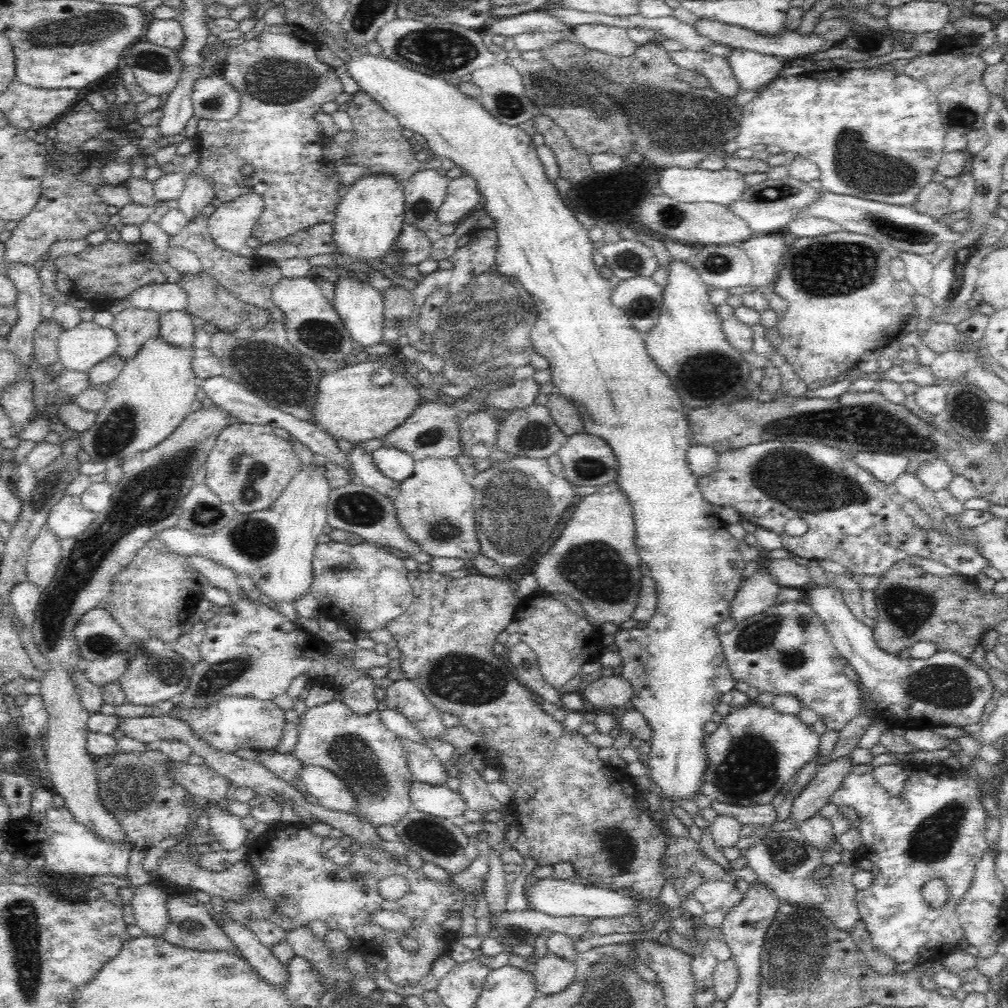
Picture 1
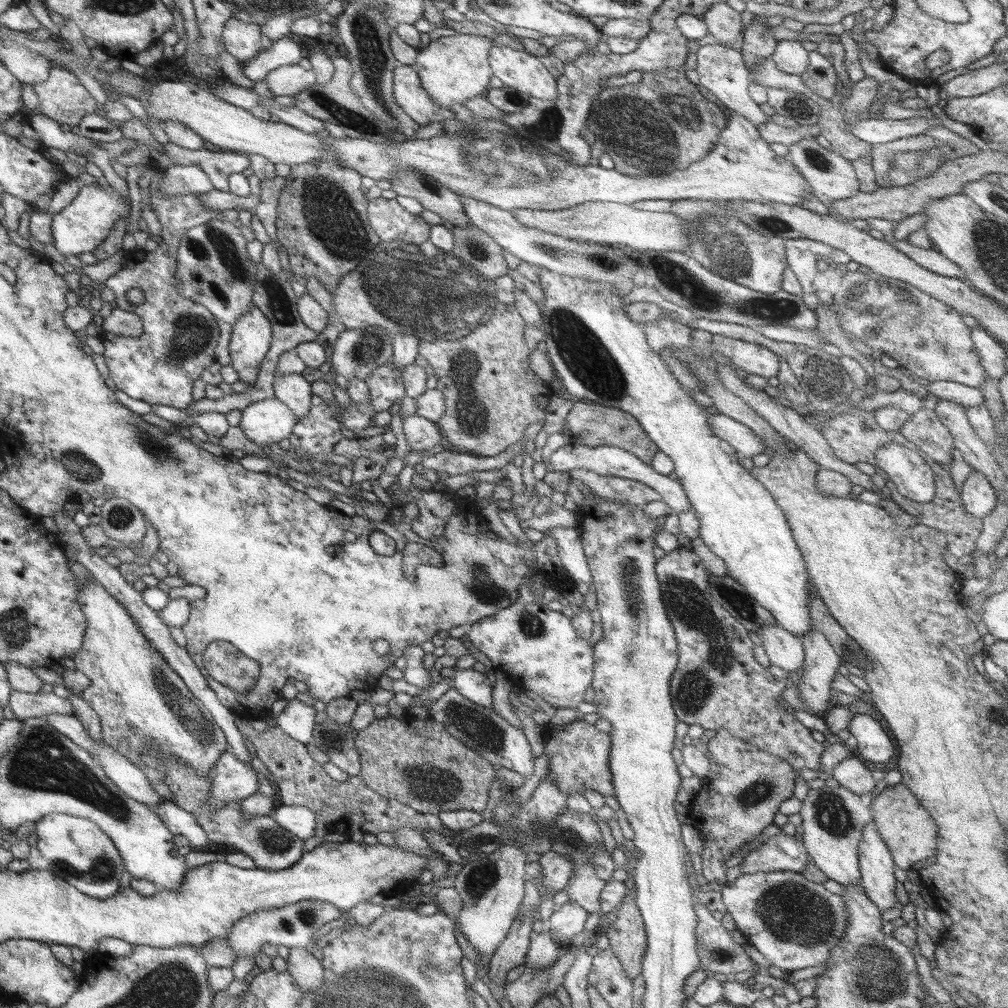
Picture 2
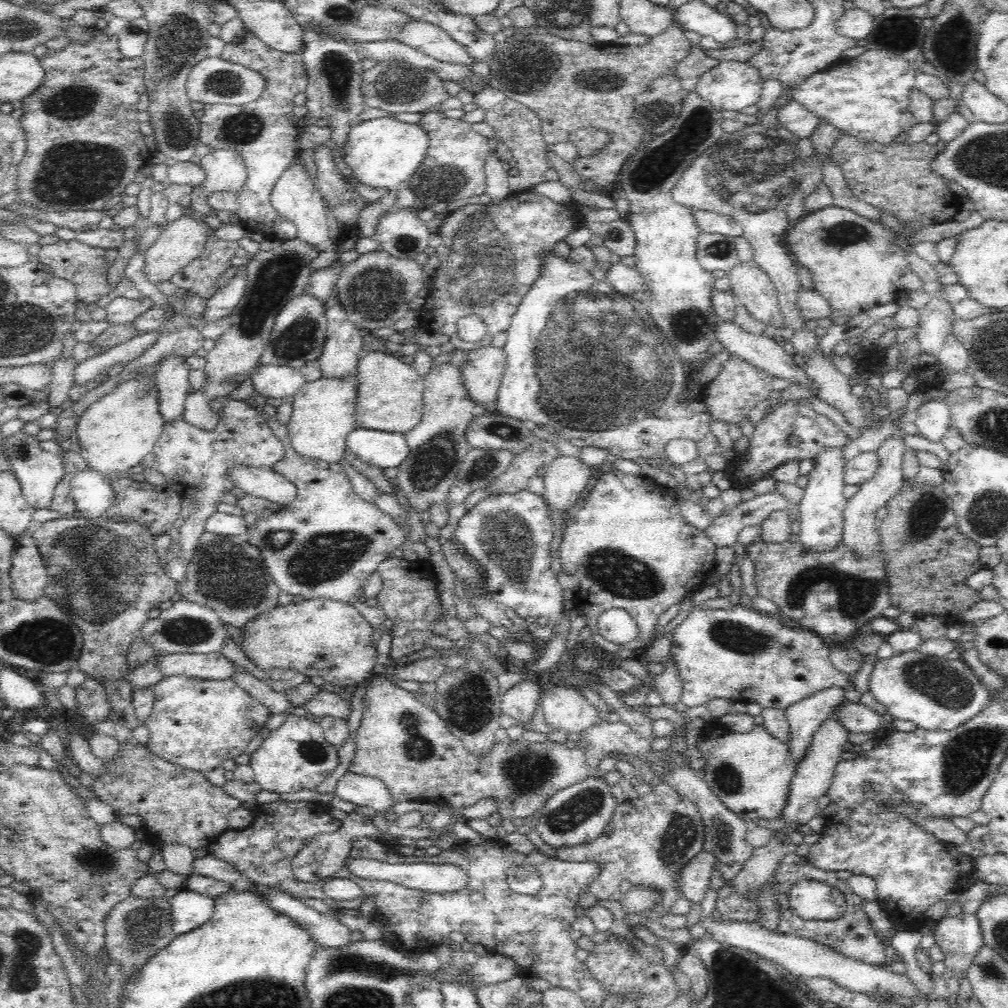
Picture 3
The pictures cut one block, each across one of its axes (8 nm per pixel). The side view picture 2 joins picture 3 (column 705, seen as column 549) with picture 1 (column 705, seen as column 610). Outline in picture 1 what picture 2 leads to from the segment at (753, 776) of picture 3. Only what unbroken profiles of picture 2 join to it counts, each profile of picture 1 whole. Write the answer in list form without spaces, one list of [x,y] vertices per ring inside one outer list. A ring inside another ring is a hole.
[[[750,702],[734,708],[714,734],[704,738],[708,768],[704,772],[702,794],[710,800],[734,806],[770,804],[798,772],[818,756],[820,736],[806,726],[798,714],[782,714],[774,706]]]

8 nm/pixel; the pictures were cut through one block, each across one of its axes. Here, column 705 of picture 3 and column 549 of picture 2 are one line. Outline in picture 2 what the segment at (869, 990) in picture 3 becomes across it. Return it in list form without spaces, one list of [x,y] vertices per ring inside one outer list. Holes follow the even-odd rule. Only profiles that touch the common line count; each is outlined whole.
[[[563,904],[559,906],[551,916],[549,920],[545,922],[545,928],[561,934],[563,938],[569,938],[569,940],[577,940],[581,938],[585,932],[583,932],[583,922],[587,918],[587,912],[577,906],[577,904]]]

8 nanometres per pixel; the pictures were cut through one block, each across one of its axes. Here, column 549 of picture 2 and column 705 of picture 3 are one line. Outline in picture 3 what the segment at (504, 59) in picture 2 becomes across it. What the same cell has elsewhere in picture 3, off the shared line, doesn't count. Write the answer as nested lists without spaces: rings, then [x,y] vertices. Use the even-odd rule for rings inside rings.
[[[722,62],[716,70],[704,74],[702,78],[698,78],[698,88],[696,92],[718,112],[726,114],[726,116],[736,116],[742,114],[742,110],[758,106],[762,100],[762,92],[764,92],[764,80],[760,76],[760,72],[756,68],[752,68],[750,64],[738,64],[738,62]]]

